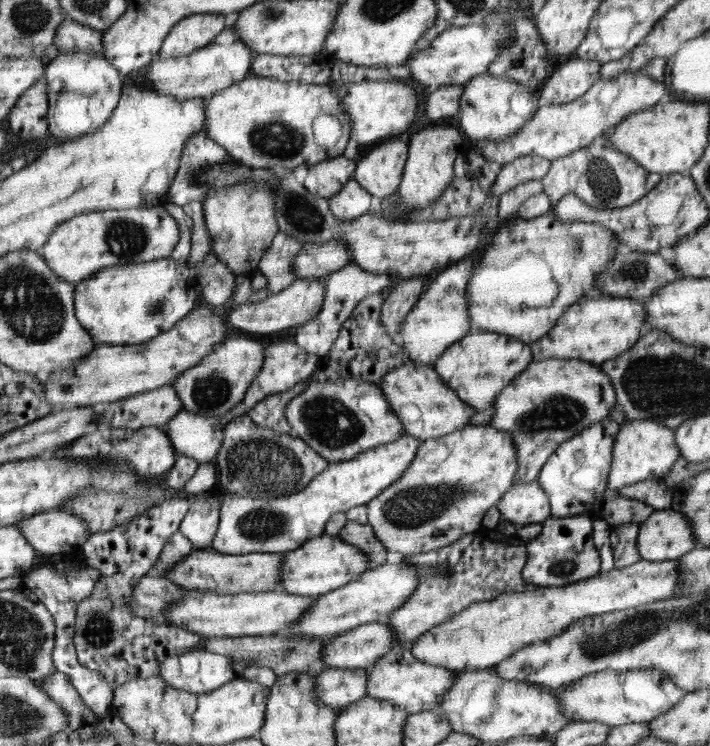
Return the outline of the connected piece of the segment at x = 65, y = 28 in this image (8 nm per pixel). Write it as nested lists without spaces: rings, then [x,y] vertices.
[[[67,19],[57,28],[55,45],[64,52],[103,56],[103,31]]]

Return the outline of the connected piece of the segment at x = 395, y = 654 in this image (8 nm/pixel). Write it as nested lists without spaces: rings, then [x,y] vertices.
[[[394,649],[382,656],[378,663],[368,669],[370,685],[369,695],[380,701],[395,704],[408,714],[417,714],[424,710],[437,710],[440,697],[446,693],[455,682],[455,672],[440,666],[431,666],[419,662],[410,651]]]

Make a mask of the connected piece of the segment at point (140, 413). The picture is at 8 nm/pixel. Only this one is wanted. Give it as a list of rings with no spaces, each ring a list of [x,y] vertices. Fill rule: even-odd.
[[[172,385],[161,386],[147,393],[135,394],[123,400],[95,406],[97,420],[95,426],[108,429],[138,430],[146,427],[162,427],[183,410],[183,401]]]

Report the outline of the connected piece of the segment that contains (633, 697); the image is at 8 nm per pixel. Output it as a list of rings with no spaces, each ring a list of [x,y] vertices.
[[[634,669],[602,670],[590,674],[559,690],[556,698],[571,722],[600,722],[612,728],[633,723],[649,724],[676,706],[685,694],[663,671]]]

